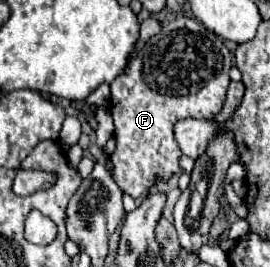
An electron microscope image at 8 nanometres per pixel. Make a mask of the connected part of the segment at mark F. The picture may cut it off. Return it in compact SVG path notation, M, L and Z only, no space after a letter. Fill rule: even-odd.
M175 17L151 37L137 57L129 63L127 73L111 83L111 113L115 121L117 147L111 153L117 185L131 197L149 193L155 177L171 177L179 169L181 149L173 137L173 123L195 117L211 119L221 111L225 89L229 85L231 53L223 39L205 29L197 19ZM185 93L185 95L167 95Z

